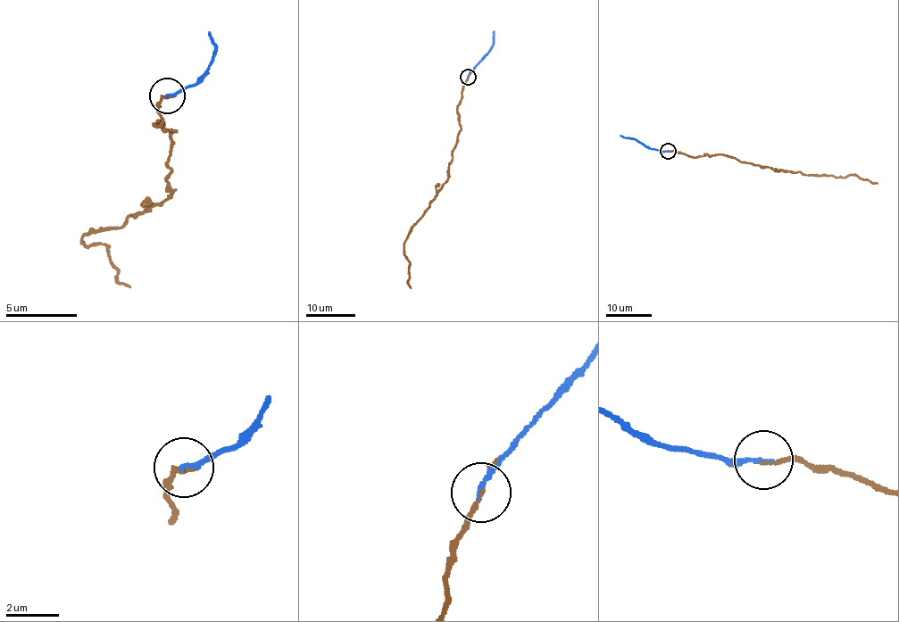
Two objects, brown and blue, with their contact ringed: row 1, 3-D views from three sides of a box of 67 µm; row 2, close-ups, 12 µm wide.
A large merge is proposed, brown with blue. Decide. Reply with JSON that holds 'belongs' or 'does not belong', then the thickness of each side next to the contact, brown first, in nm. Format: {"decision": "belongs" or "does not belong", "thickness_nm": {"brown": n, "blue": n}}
{"decision": "belongs", "thickness_nm": {"brown": 90, "blue": 200}}

